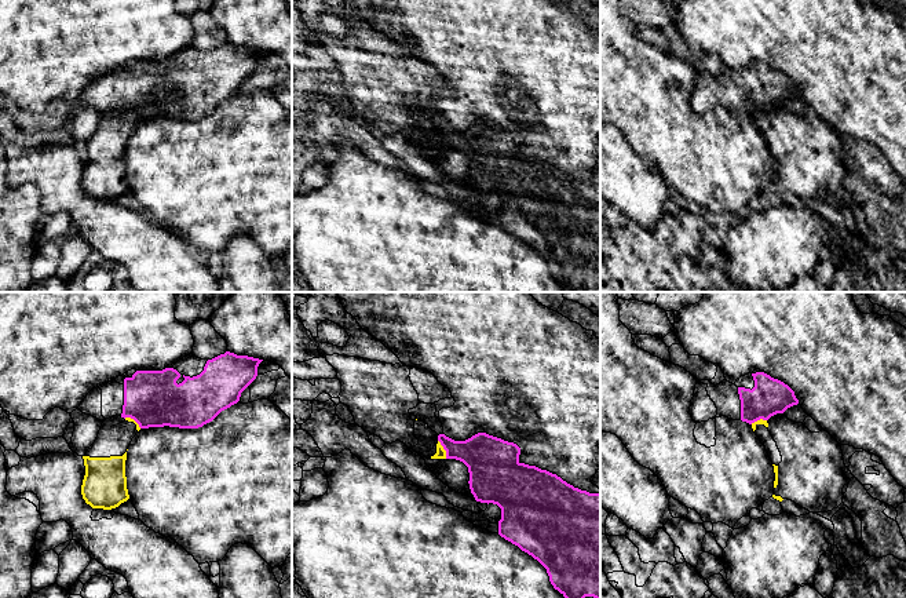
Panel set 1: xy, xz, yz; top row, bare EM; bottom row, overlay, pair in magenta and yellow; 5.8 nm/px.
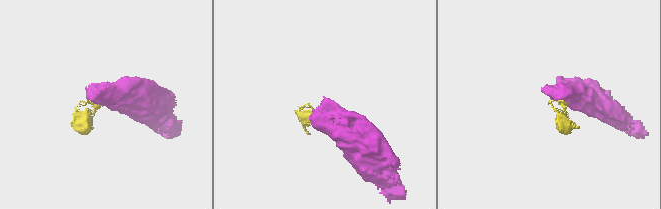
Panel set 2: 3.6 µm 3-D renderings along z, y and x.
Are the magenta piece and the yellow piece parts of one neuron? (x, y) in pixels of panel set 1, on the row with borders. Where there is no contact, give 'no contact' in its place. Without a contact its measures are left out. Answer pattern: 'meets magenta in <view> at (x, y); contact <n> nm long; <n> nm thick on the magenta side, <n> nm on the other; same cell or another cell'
meets magenta in xz at (444, 448); contact 120 nm long; 240 nm thick on the magenta side, 60 nm on the other; another cell

